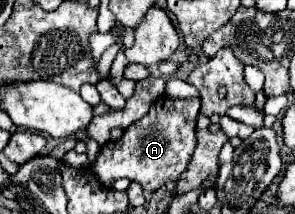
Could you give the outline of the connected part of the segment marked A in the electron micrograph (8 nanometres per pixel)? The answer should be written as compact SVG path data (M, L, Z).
M162 95L156 103L152 103L146 117L124 129L120 141L102 145L90 169L106 187L122 177L138 181L144 191L156 191L166 183L176 183L176 179L186 171L188 161L192 159L192 153L196 149L198 111L200 99L170 99L168 95Z

